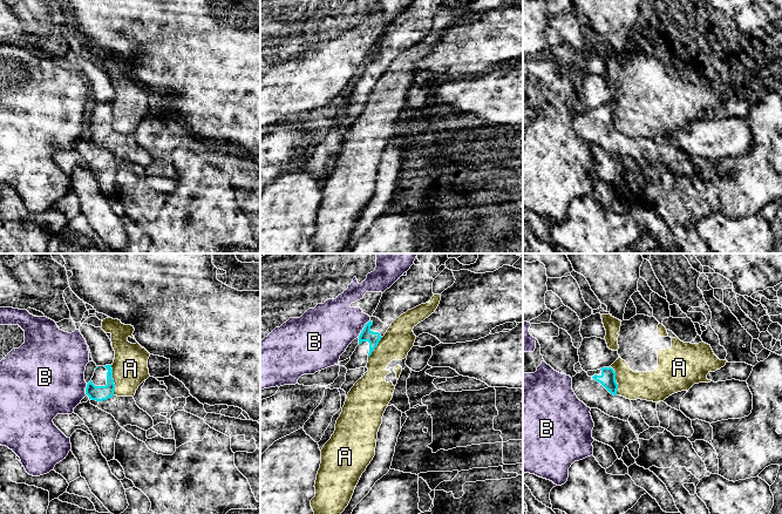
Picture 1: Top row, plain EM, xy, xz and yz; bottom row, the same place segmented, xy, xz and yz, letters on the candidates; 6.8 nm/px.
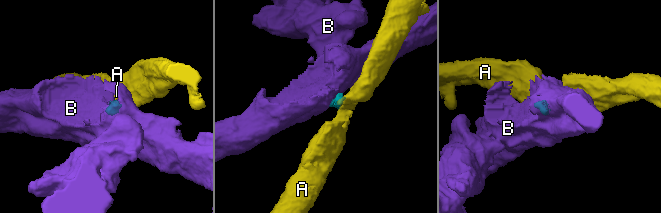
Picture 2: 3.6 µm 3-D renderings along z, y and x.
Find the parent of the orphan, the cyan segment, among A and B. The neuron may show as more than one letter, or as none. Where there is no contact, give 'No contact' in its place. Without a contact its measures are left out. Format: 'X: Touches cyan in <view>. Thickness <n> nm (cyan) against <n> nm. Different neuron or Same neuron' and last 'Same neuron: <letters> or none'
A: Touches cyan in xy. Thickness 110 nm (cyan) against 240 nm. Different neuron
B: Touches cyan in xz. Thickness 90 nm (cyan) against 360 nm. Different neuron
Same neuron: none

